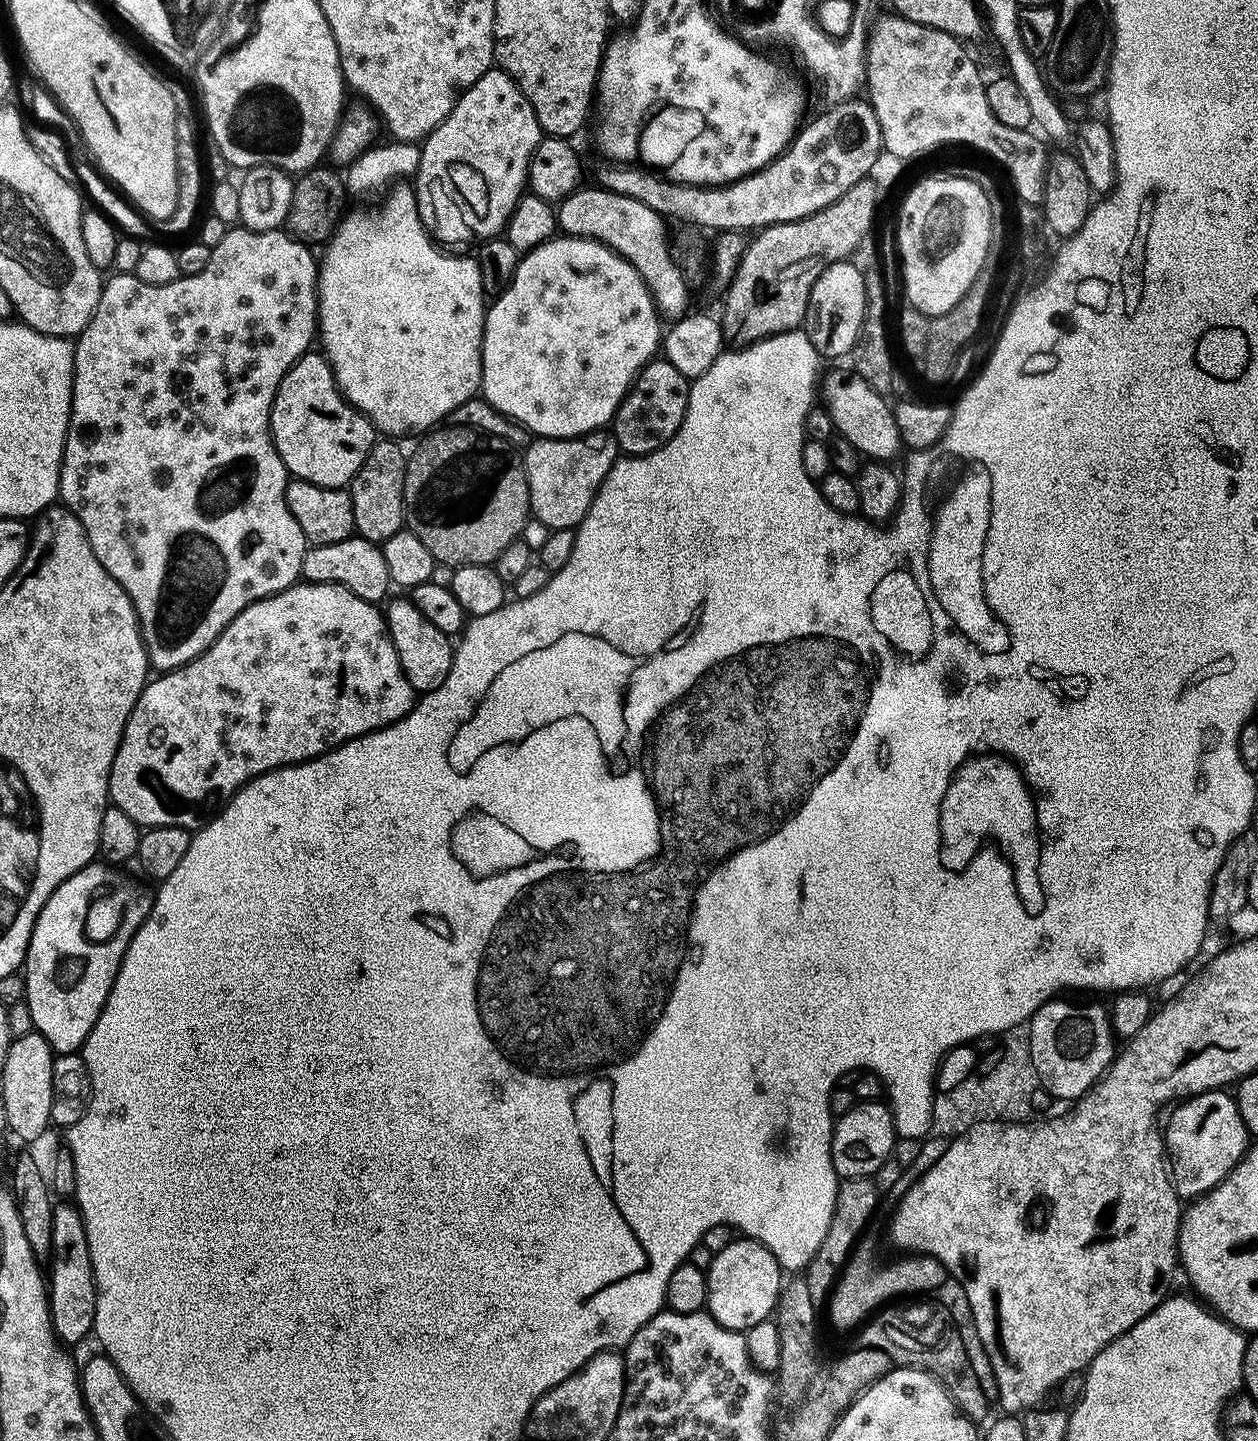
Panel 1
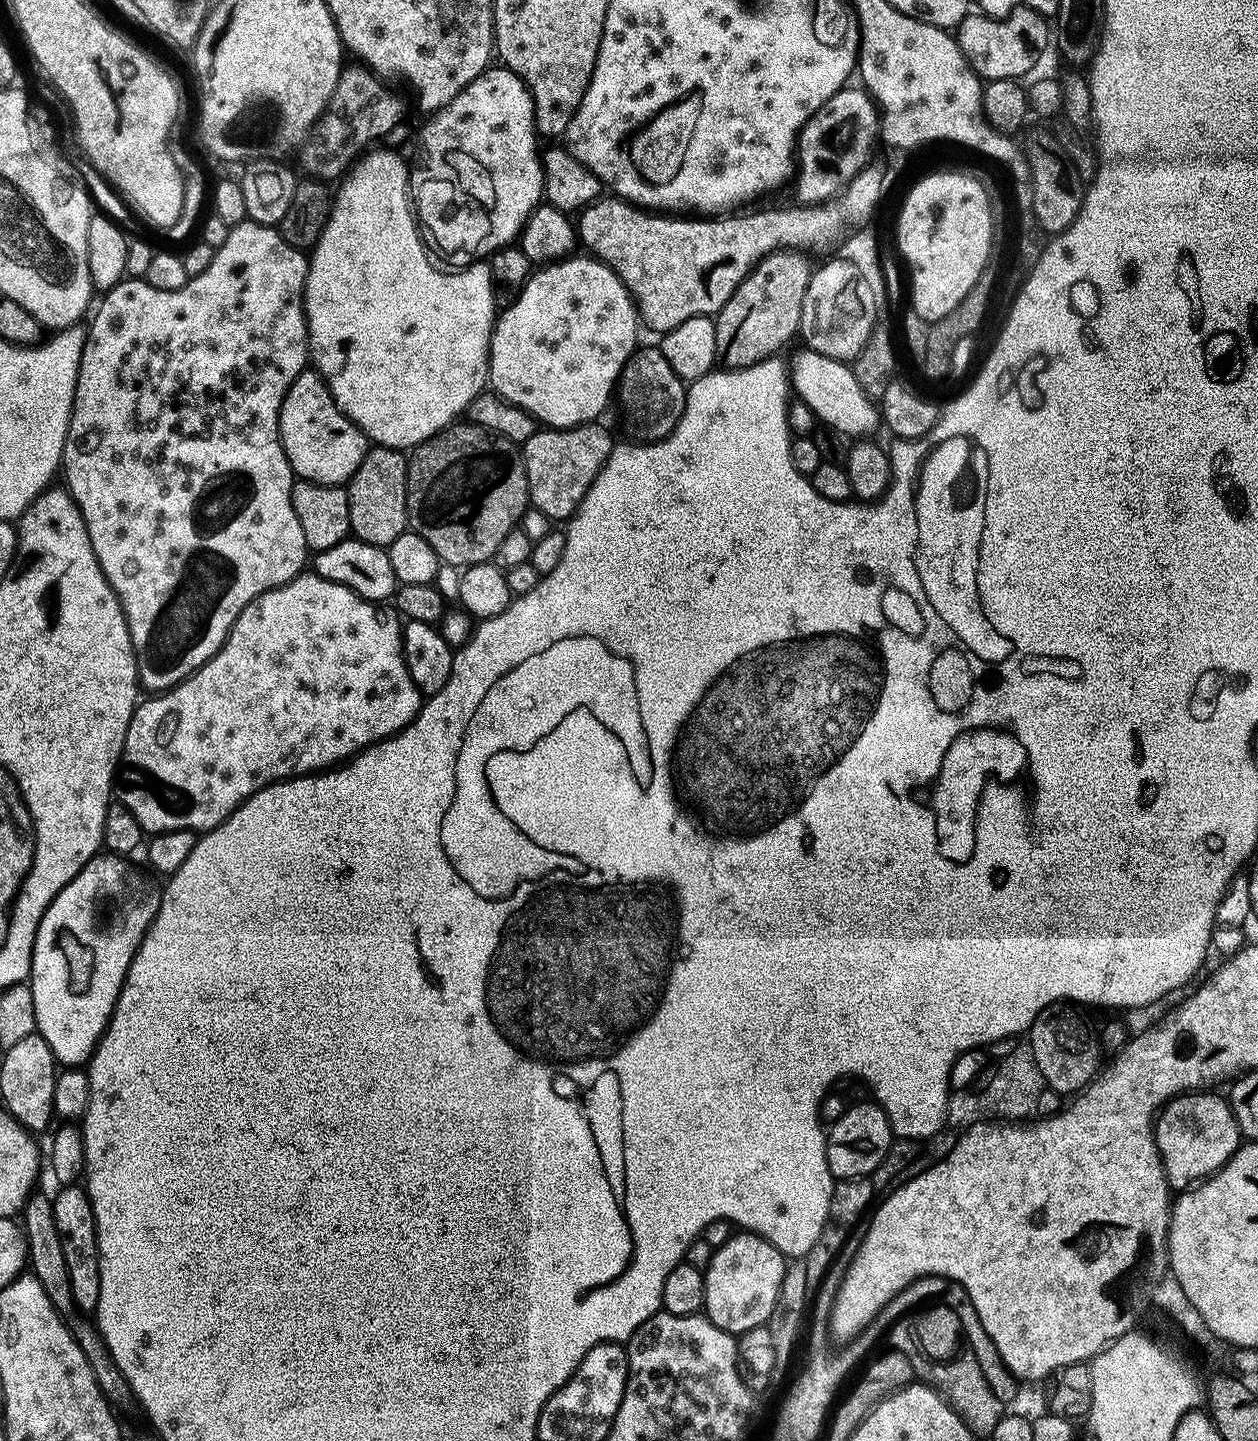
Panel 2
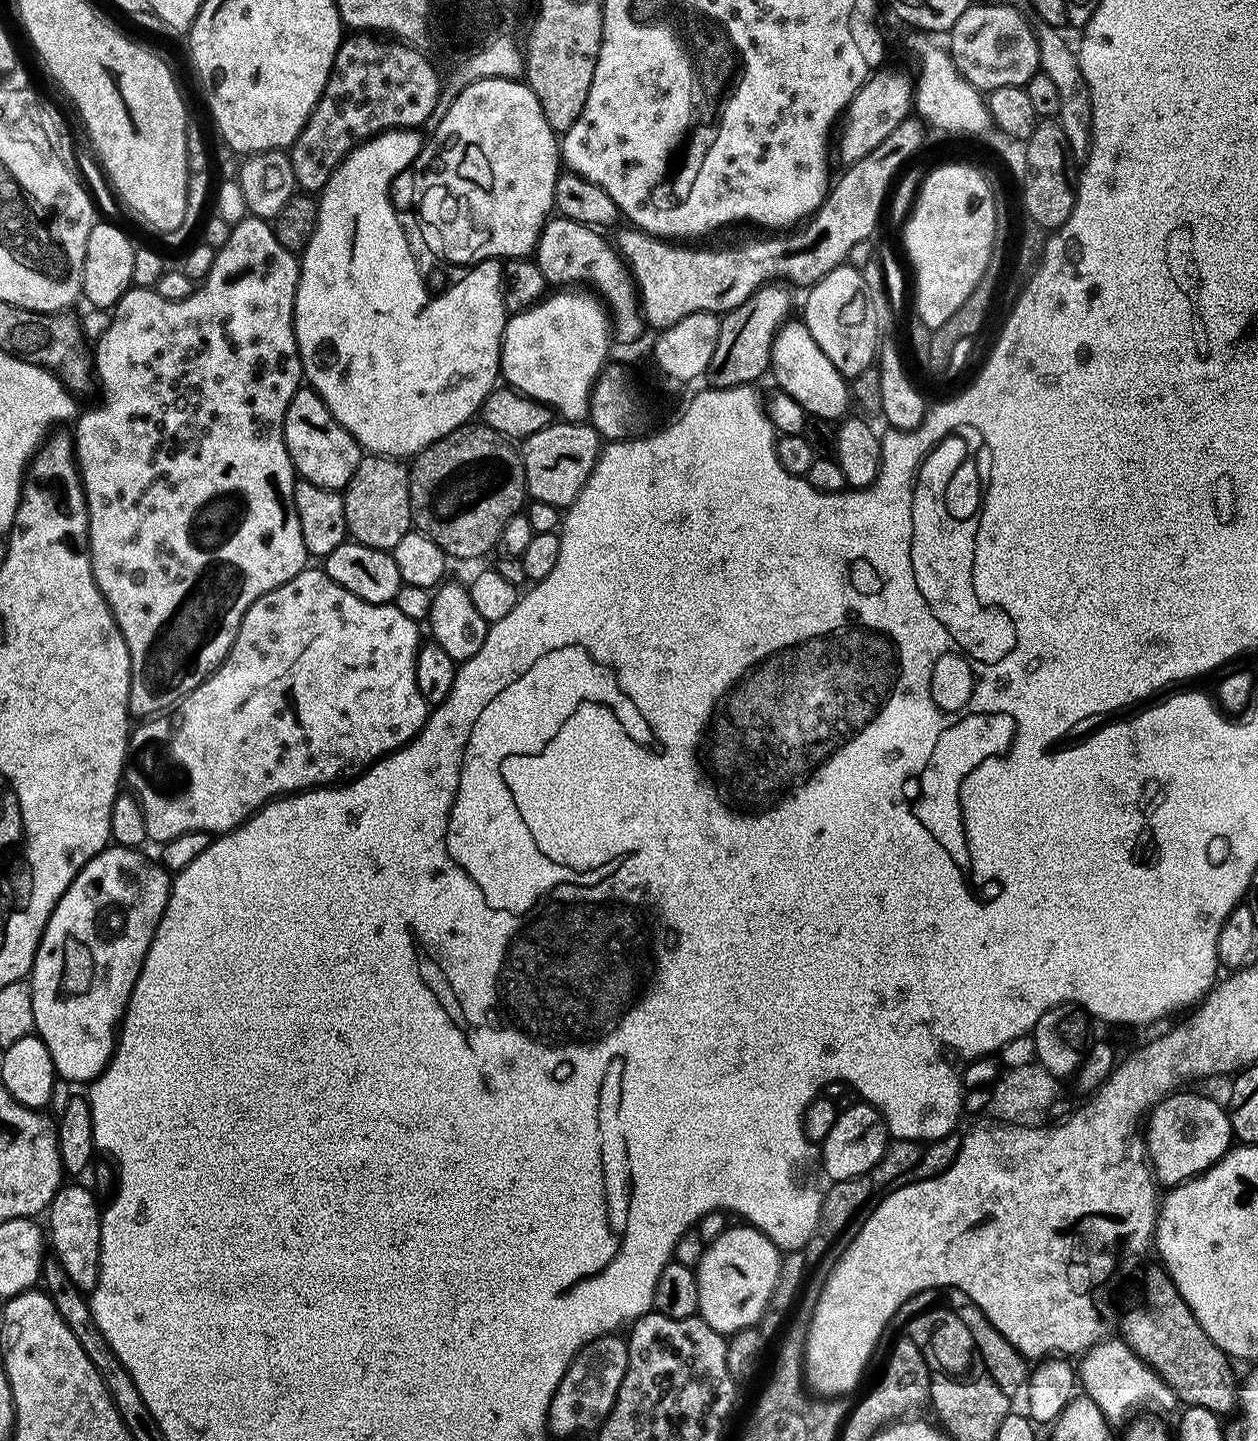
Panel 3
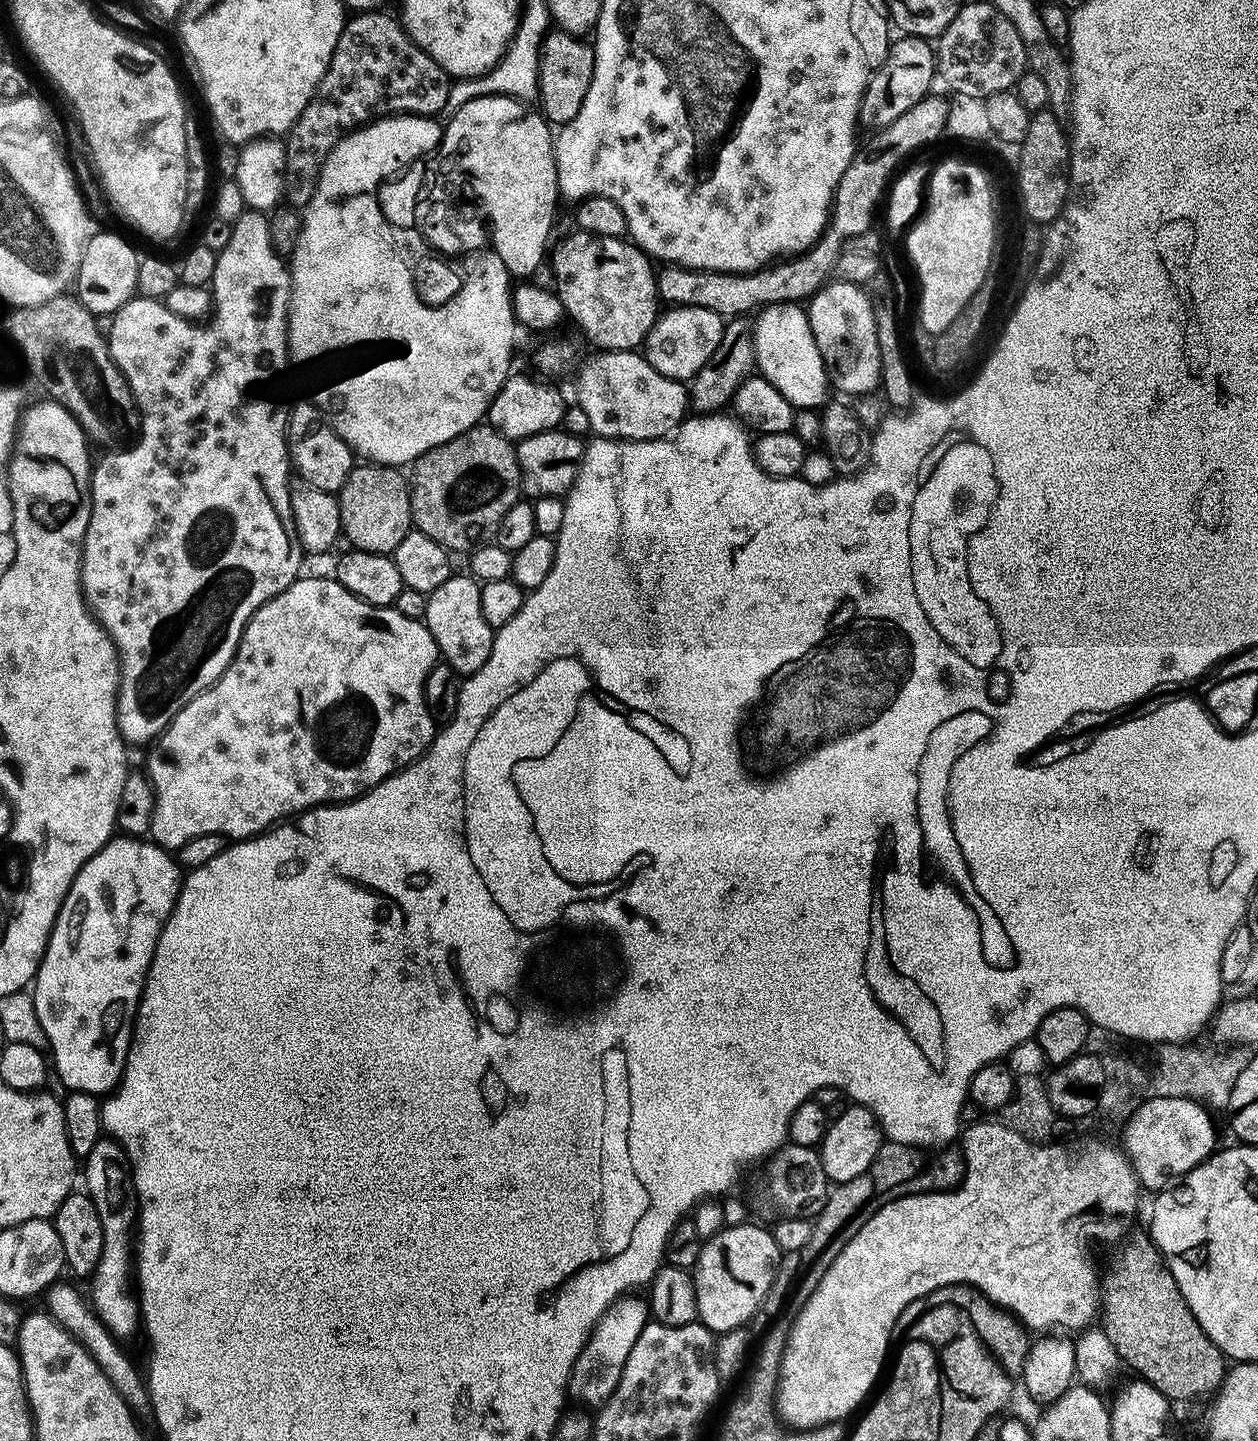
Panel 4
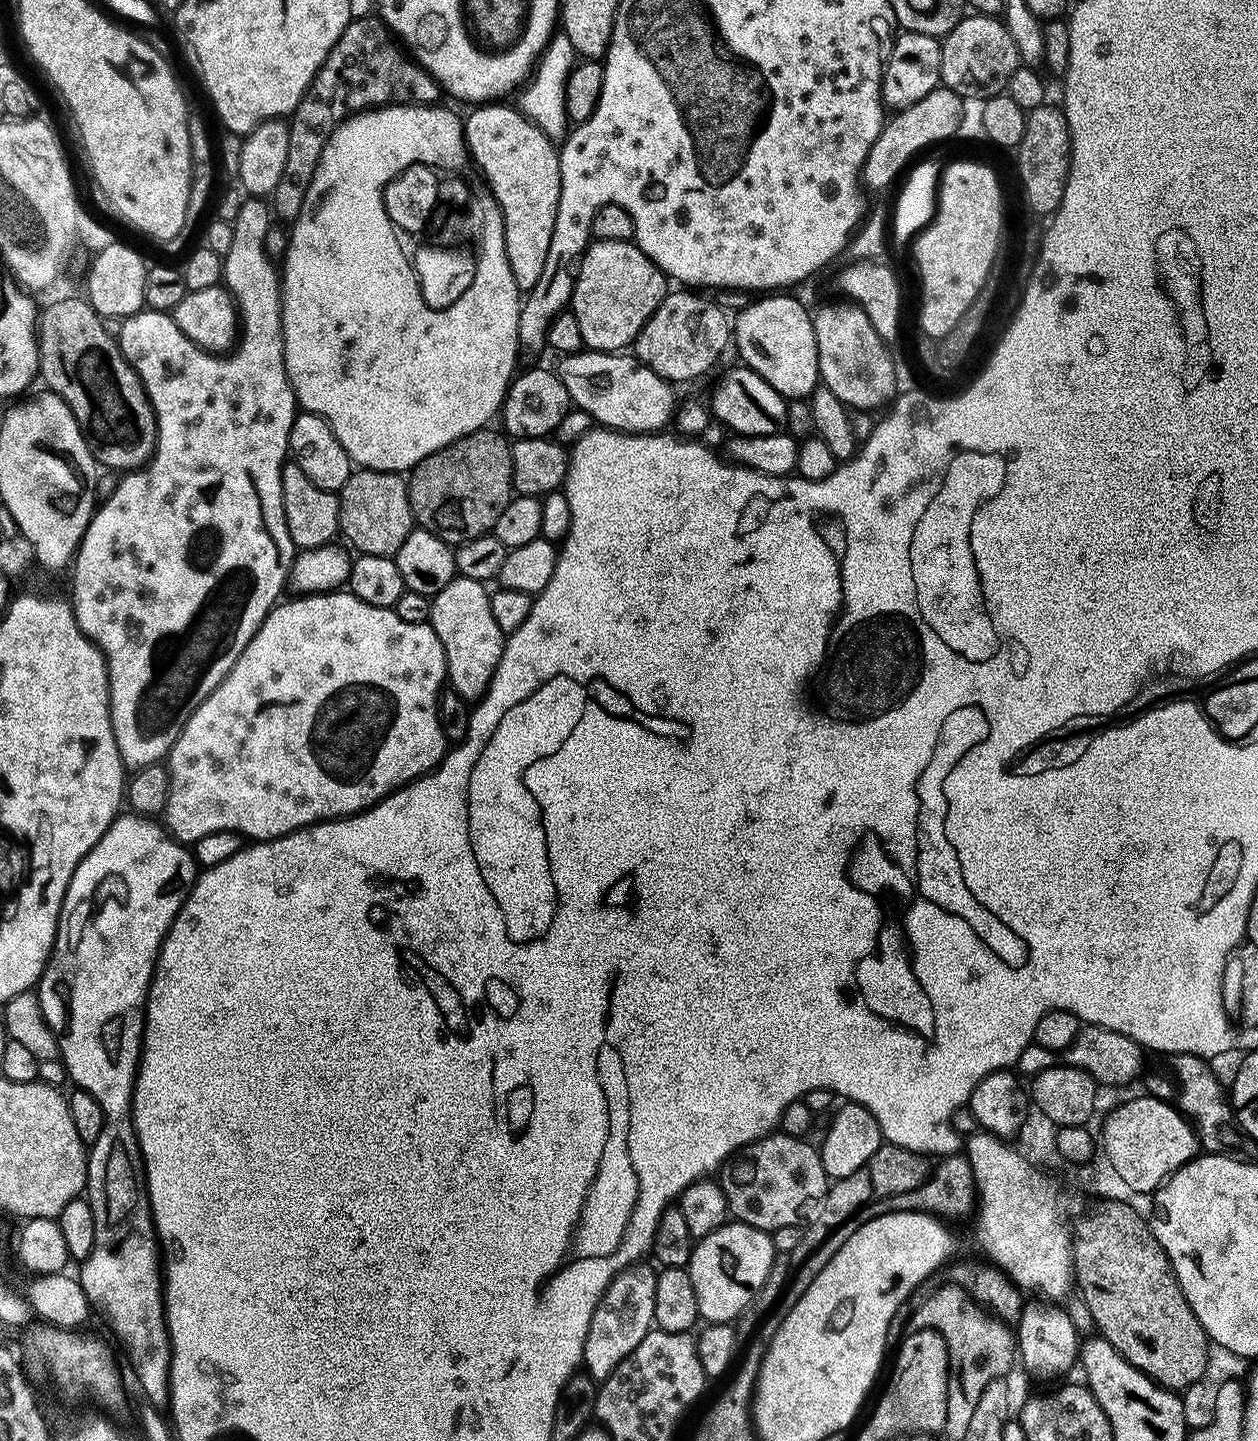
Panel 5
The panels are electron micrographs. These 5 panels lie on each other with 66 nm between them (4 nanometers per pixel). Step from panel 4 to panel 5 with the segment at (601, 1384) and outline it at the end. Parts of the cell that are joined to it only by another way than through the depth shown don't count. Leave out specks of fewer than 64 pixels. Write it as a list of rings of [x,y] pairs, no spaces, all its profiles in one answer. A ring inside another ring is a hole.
[[[633,1266],[614,1278],[606,1290],[594,1322],[590,1322],[590,1334],[584,1347],[583,1371],[597,1382],[603,1382],[638,1350],[638,1346],[656,1328],[654,1318],[654,1298],[658,1298],[657,1269]]]

